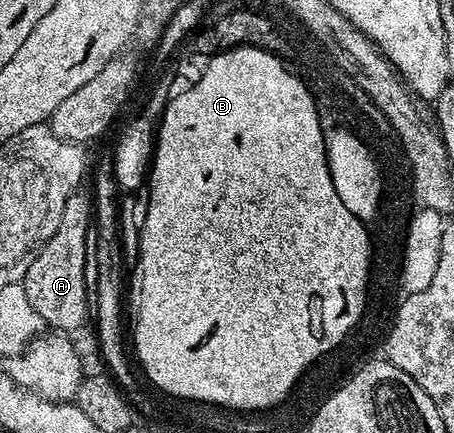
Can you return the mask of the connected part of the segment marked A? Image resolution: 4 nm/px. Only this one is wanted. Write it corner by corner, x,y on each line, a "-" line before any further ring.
75,192
68,196
64,216
60,216
60,228
42,245
20,283
28,296
28,304
36,308
47,327
58,332
80,329
86,322
86,313
92,310
84,278
85,236
86,230
92,226
92,198
82,193

